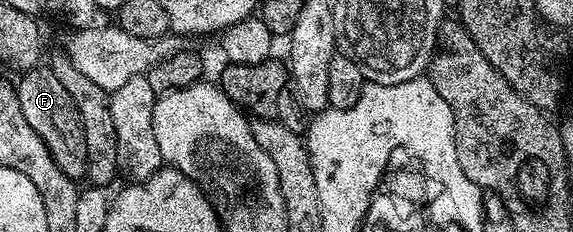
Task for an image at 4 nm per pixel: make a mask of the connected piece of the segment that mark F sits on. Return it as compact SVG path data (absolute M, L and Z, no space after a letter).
M39 65L25 70L21 77L20 83L16 85L16 90L23 118L46 143L55 162L58 163L59 169L64 174L75 181L85 178L87 176L88 148L81 115L79 115L77 107L72 104L70 93L58 81L58 77L48 65Z

